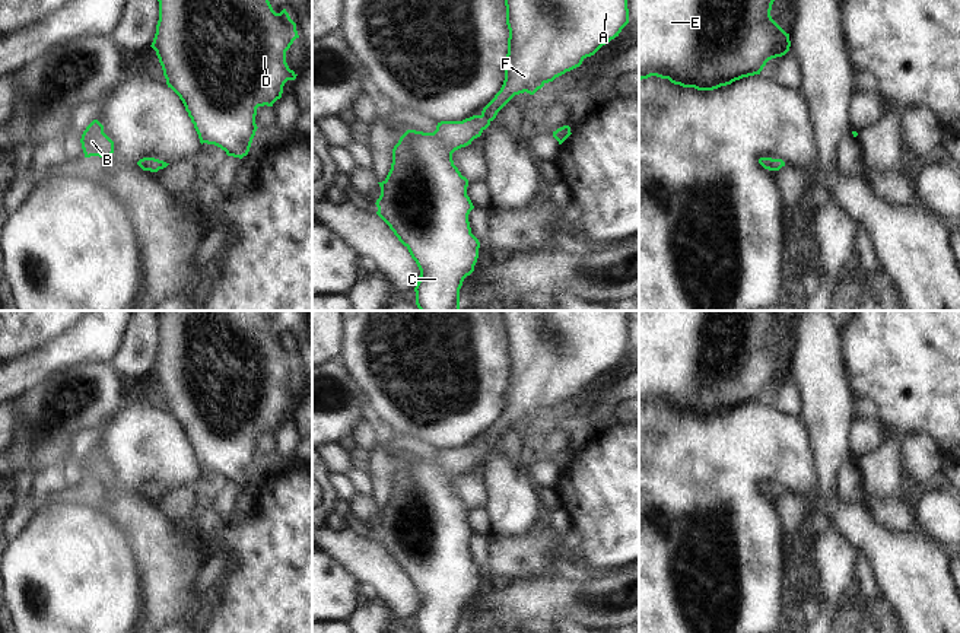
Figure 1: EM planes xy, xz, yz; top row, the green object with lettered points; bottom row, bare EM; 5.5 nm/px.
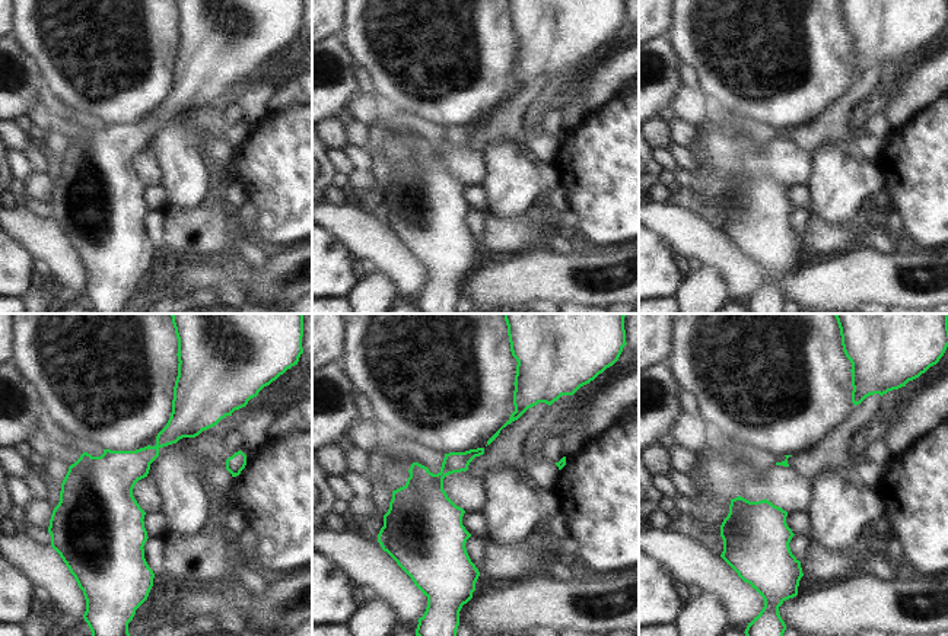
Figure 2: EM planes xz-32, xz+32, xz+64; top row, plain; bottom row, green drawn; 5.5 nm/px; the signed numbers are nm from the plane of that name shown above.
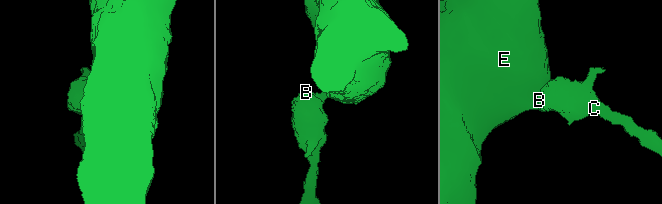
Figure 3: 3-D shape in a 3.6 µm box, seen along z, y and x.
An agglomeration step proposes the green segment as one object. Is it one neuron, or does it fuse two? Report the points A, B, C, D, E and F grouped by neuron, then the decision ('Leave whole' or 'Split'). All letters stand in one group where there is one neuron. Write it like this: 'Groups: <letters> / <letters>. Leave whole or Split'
Groups: A B C D E F. Leave whole.

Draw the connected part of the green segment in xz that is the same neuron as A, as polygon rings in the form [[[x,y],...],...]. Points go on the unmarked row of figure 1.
[[[500,311],[509,356],[505,407],[500,417],[480,442],[462,448],[441,448],[433,459],[407,457],[392,475],[392,490],[387,505],[378,509],[381,522],[376,541],[390,553],[416,588],[420,602],[414,614],[417,633],[460,633],[460,615],[474,598],[479,585],[479,566],[471,560],[468,541],[474,535],[467,522],[468,506],[454,492],[452,480],[481,462],[498,439],[519,420],[534,422],[546,410],[582,391],[603,372],[619,363],[629,350],[629,311]]]

